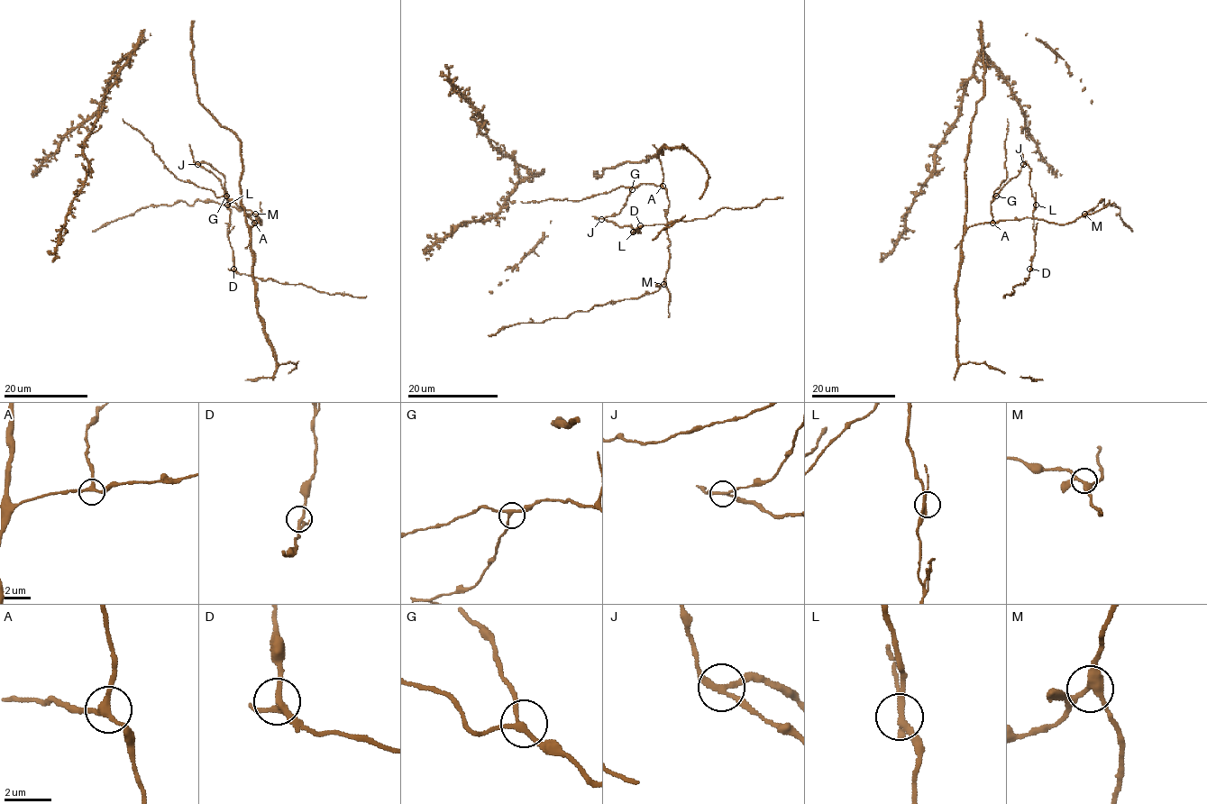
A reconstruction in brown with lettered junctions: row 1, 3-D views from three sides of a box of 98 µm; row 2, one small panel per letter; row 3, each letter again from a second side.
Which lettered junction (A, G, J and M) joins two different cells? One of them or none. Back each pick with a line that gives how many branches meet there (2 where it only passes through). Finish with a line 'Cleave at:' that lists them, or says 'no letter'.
J: branches 3
Cleave at: J

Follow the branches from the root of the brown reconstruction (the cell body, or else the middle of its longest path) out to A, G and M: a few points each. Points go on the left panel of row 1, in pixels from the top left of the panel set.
A: (156, 154), (178, 178), (210, 189), (216, 196), (231, 198), (254, 223)
G: (156, 154), (178, 178), (210, 189), (216, 196), (226, 196)
M: (156, 154), (178, 178), (210, 189), (216, 196), (231, 198), (255, 223), (259, 218), (260, 224), (255, 214)

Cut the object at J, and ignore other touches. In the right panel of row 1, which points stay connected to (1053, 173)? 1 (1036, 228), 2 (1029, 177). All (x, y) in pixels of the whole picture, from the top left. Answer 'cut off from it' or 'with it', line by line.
1: cut off from it
2: cut off from it

